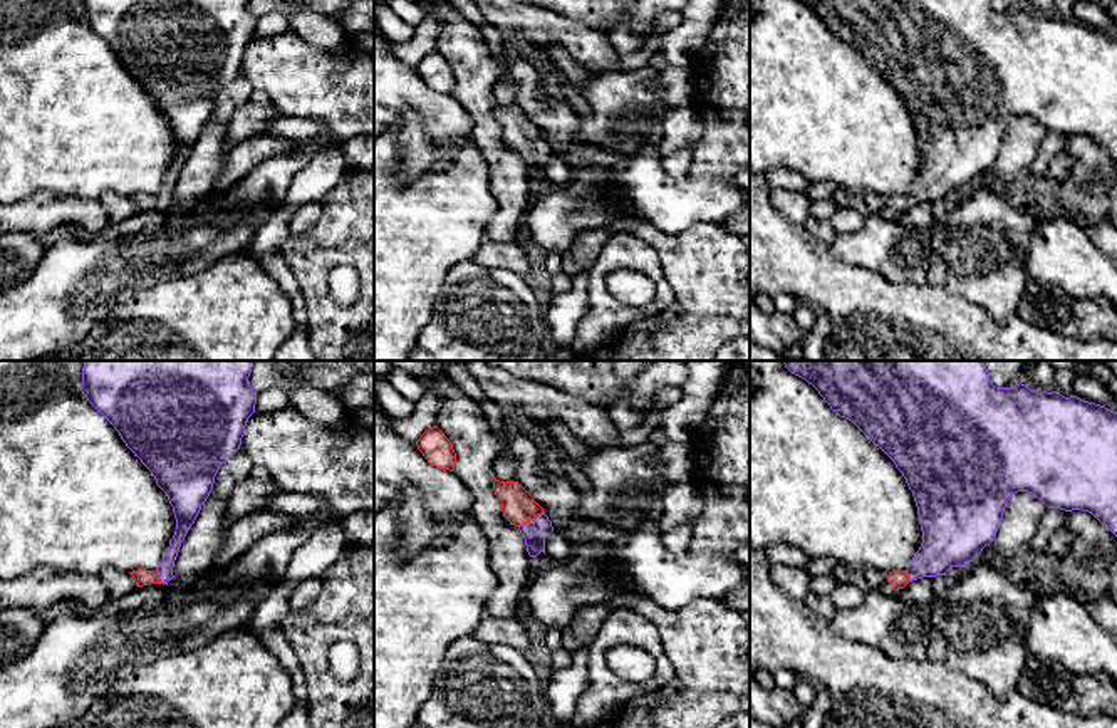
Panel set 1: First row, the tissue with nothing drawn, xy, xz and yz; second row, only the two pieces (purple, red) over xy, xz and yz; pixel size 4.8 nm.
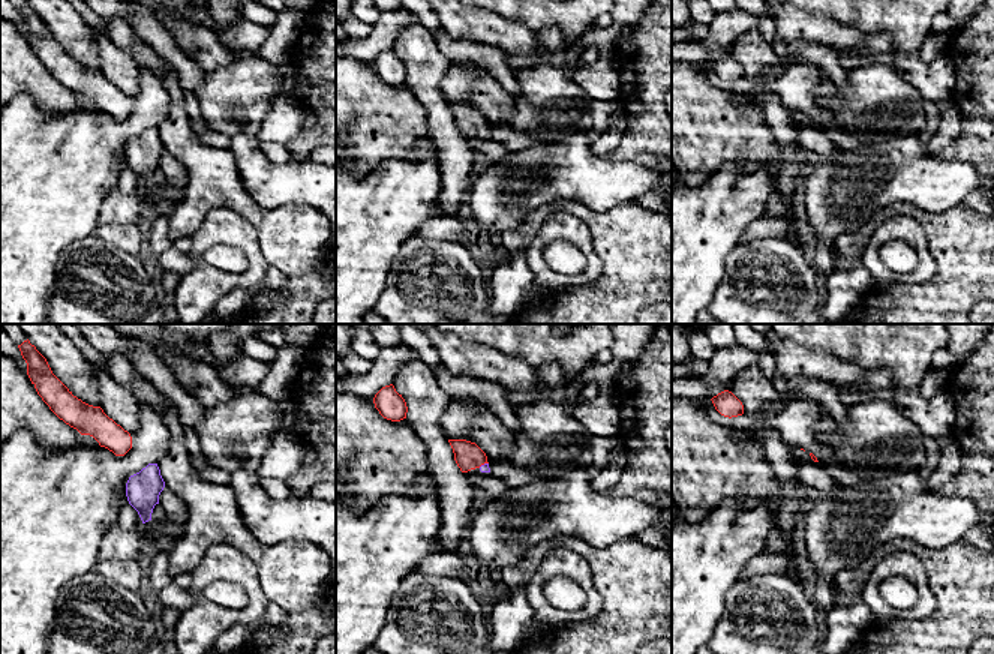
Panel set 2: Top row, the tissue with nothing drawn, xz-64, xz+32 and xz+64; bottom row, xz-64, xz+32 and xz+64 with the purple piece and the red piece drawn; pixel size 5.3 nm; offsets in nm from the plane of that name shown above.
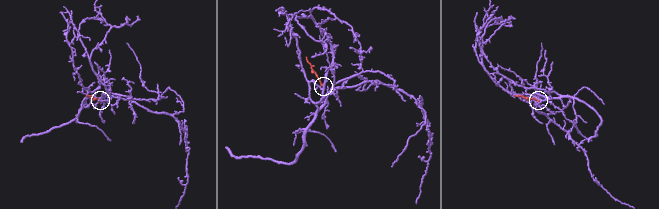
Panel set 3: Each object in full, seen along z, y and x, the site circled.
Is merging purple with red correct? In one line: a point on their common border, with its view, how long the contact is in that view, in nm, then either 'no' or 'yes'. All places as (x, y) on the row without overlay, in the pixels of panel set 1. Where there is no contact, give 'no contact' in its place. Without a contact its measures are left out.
meets purple in xz at (532, 145); contact 150 nm long; yes

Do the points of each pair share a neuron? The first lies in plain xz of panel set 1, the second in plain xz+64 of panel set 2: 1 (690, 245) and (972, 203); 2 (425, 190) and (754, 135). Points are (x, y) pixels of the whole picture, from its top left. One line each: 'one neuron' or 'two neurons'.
1: two neurons
2: two neurons

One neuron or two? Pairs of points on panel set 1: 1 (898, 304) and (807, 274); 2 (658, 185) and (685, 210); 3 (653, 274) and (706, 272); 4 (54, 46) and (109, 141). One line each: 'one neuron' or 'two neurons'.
1: one neuron
2: one neuron
3: two neurons
4: one neuron

